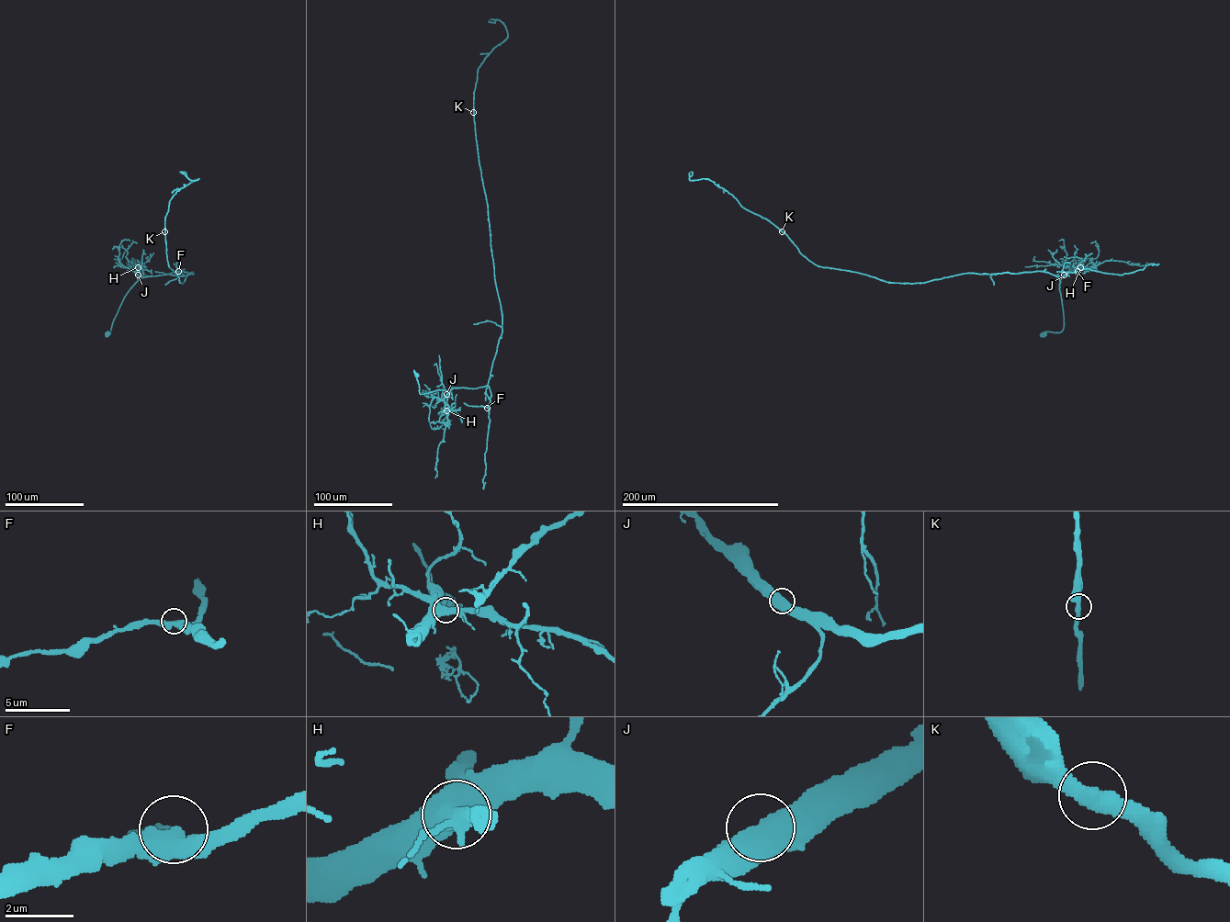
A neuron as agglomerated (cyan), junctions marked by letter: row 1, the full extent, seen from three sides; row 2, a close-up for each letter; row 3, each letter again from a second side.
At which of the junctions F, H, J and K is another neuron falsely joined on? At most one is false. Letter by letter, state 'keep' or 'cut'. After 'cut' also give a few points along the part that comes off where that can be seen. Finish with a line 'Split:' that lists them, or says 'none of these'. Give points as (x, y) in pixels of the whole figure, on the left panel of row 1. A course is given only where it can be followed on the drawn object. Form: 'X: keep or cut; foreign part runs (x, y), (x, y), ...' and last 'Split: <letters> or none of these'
F: keep
H: keep
J: keep
K: keep
Split: none of these

